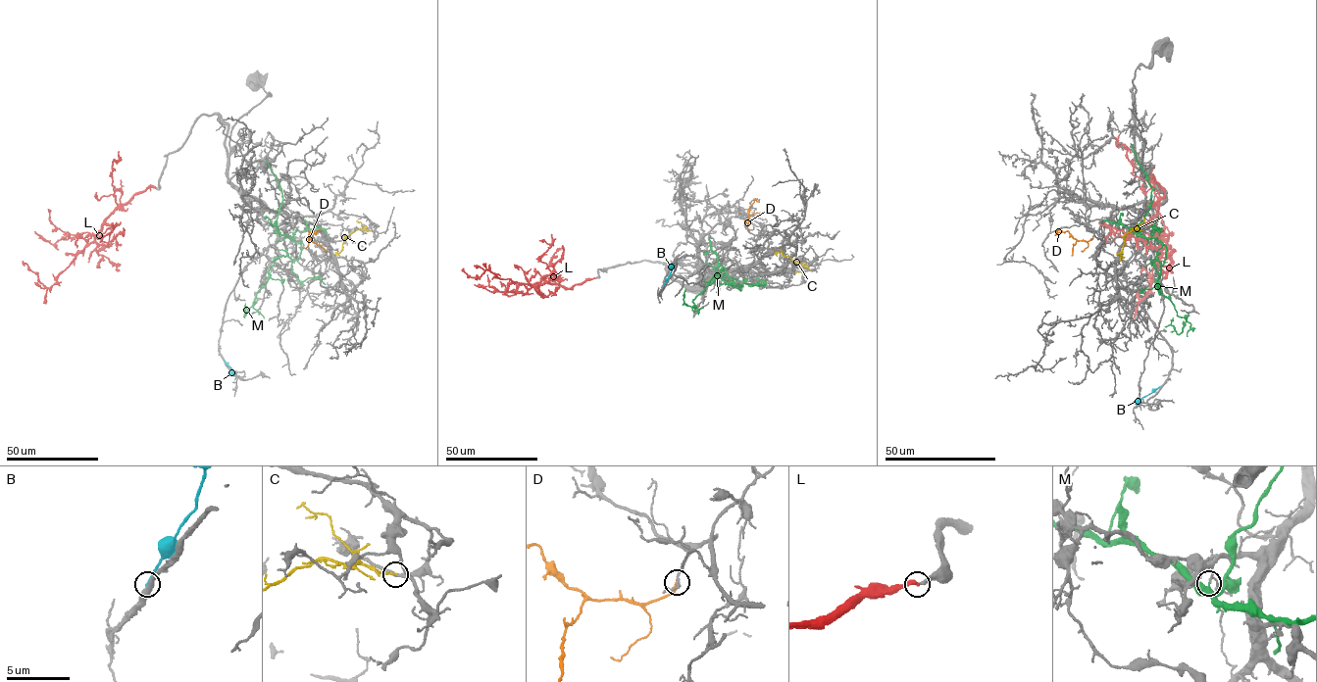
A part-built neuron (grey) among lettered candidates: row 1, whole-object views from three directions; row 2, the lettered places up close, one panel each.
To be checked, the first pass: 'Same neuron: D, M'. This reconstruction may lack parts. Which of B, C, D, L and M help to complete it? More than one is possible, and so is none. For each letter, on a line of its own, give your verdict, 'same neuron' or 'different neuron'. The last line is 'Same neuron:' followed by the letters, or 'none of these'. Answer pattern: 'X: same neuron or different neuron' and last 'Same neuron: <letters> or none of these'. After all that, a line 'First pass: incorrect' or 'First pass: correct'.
B: different neuron
C: different neuron
D: same neuron
L: same neuron
M: different neuron
Same neuron: D, L
First pass: incorrect

